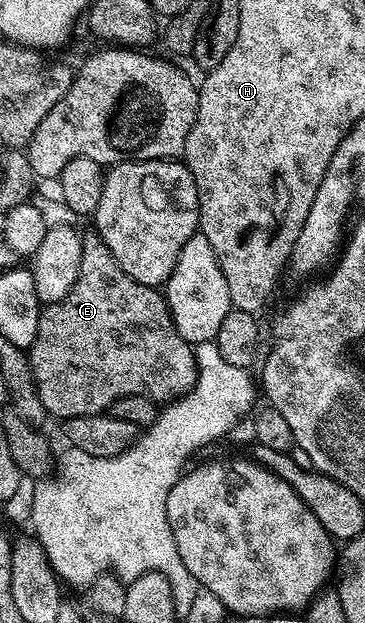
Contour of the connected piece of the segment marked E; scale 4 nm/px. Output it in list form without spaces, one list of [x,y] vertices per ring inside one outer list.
[[[90,233],[82,240],[82,260],[80,261],[80,273],[76,277],[76,285],[68,294],[55,303],[47,303],[41,308],[38,316],[38,328],[36,329],[36,341],[28,348],[28,356],[31,365],[31,373],[34,375],[35,388],[38,390],[40,401],[43,402],[44,409],[51,415],[59,415],[62,421],[76,417],[79,413],[102,413],[113,408],[114,400],[122,395],[147,395],[155,401],[173,401],[181,395],[187,395],[198,379],[198,362],[194,356],[195,348],[176,329],[176,325],[170,316],[170,310],[166,304],[166,296],[157,287],[140,285],[140,281],[132,281],[124,269],[112,257],[108,245],[104,245],[97,233]]]

